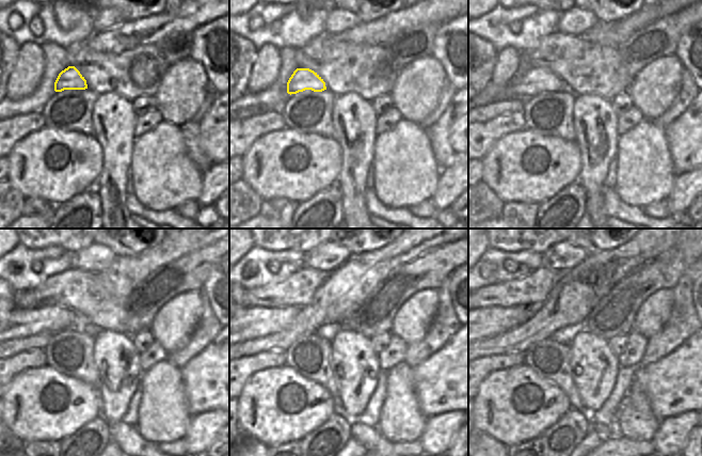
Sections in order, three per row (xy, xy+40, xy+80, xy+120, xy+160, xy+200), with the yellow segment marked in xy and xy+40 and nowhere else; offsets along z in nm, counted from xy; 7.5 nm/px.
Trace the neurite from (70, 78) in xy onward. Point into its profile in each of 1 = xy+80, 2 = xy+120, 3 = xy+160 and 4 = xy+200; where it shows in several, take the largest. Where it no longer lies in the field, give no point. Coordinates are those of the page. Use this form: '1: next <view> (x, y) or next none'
1: next xy+80 (532, 81)
2: next xy+120 (20, 323)
3: next xy+160 (251, 323)
4: next xy+200 (490, 321)

